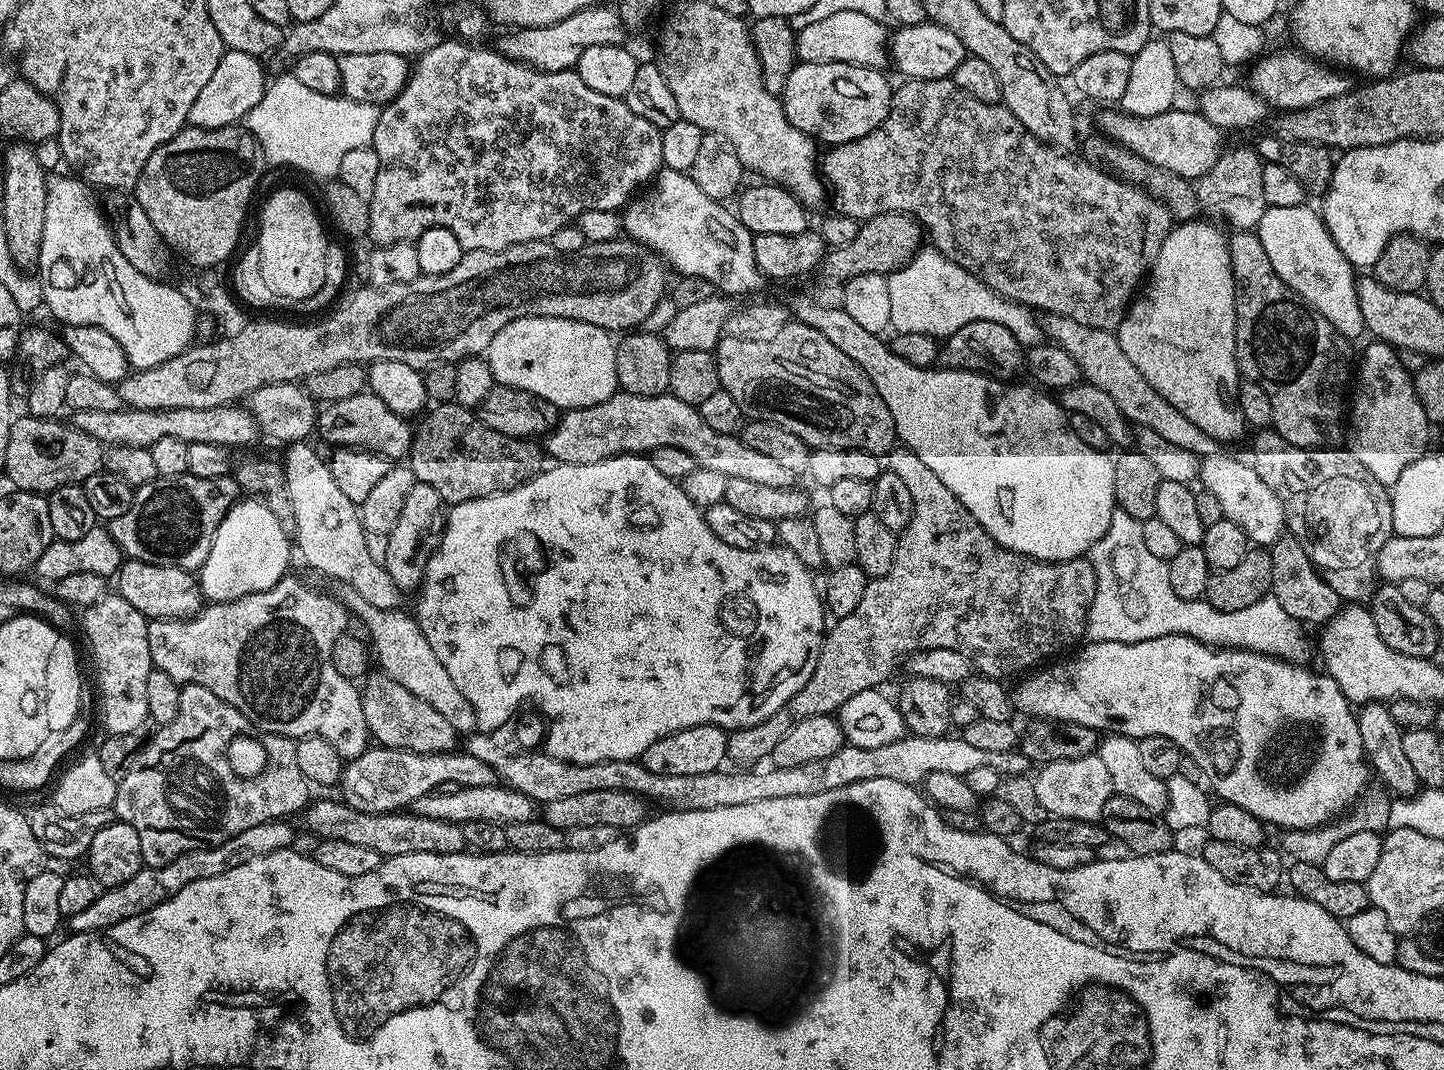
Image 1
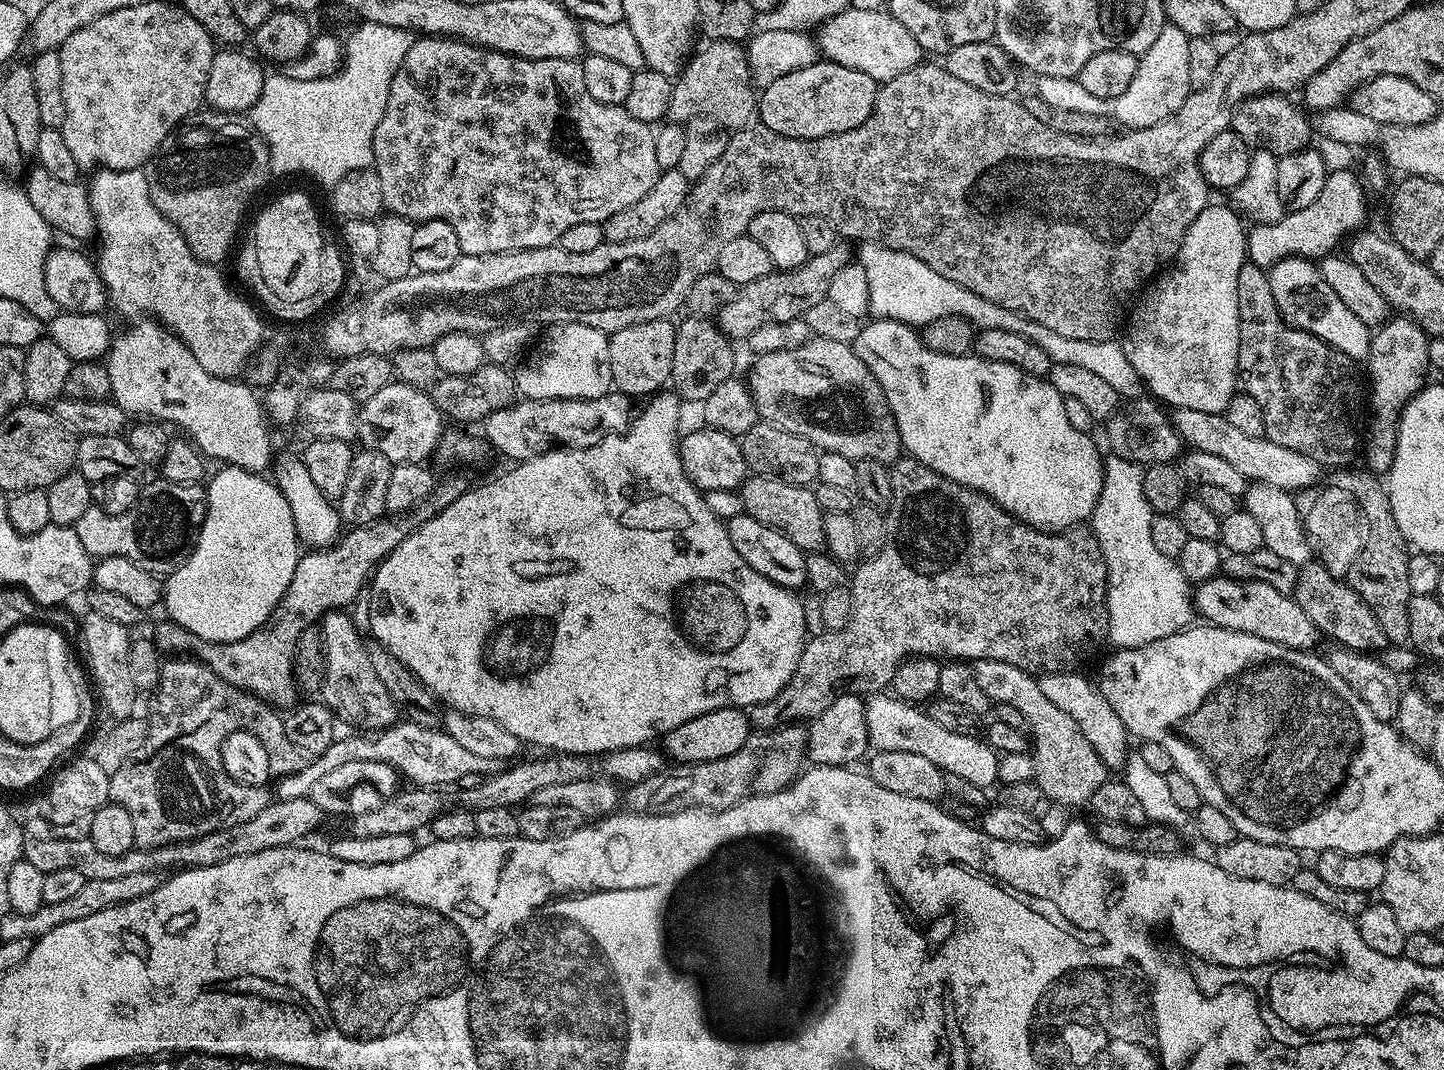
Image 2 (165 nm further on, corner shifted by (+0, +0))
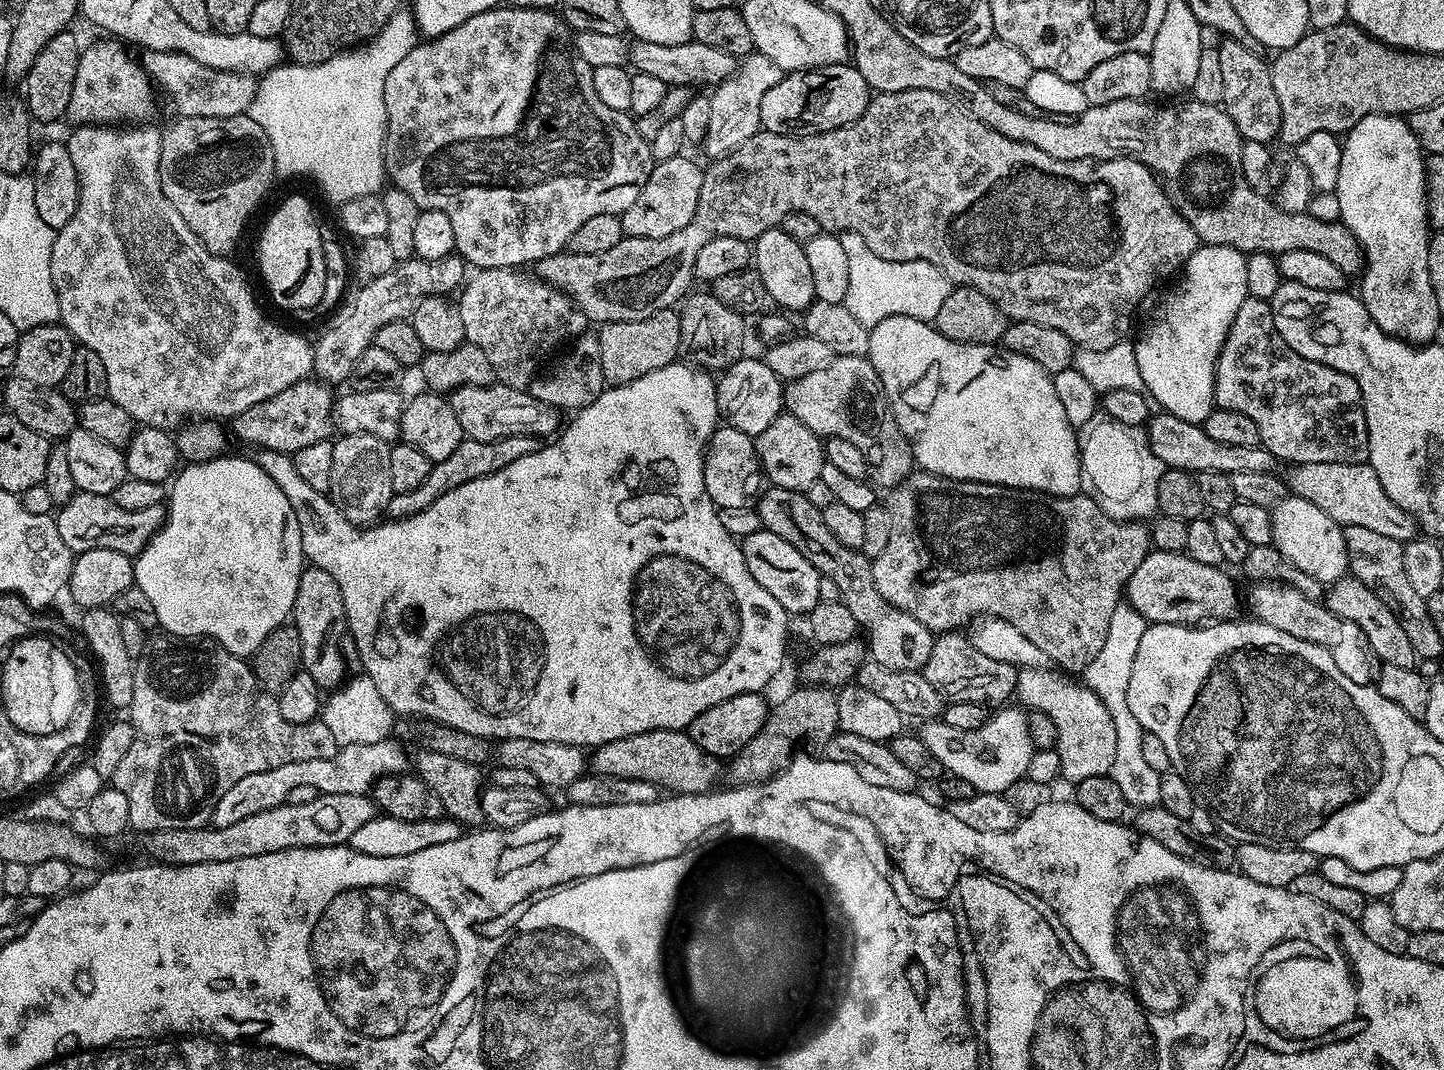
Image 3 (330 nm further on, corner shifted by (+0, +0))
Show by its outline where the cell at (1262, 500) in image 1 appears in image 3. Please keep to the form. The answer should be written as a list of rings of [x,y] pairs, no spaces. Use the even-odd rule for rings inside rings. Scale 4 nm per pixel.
[[[1287,495],[1282,502],[1278,502],[1276,508],[1271,509],[1272,525],[1274,526],[1274,538],[1272,543],[1298,570],[1306,570],[1318,578],[1325,586],[1331,586],[1338,580],[1343,580],[1350,572],[1348,558],[1348,546],[1344,537],[1344,528],[1326,510],[1314,506],[1301,496]]]

